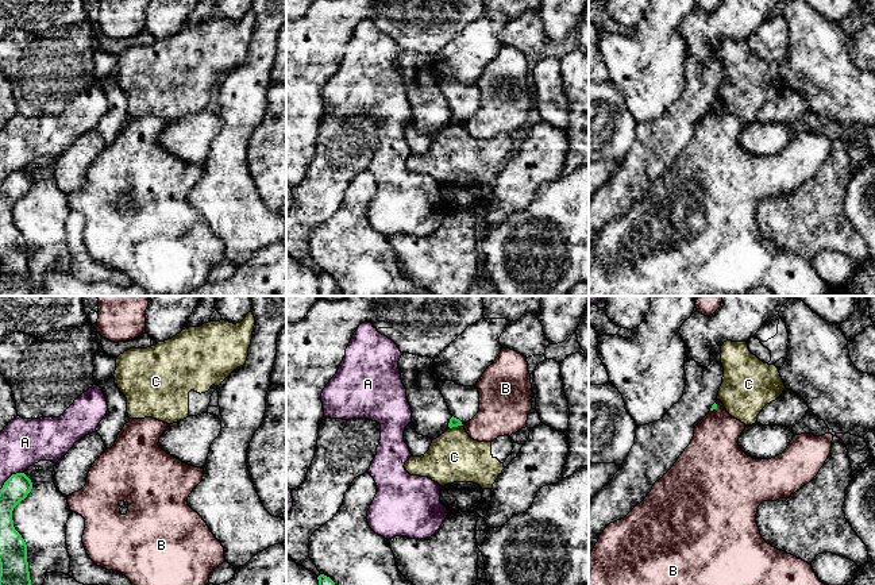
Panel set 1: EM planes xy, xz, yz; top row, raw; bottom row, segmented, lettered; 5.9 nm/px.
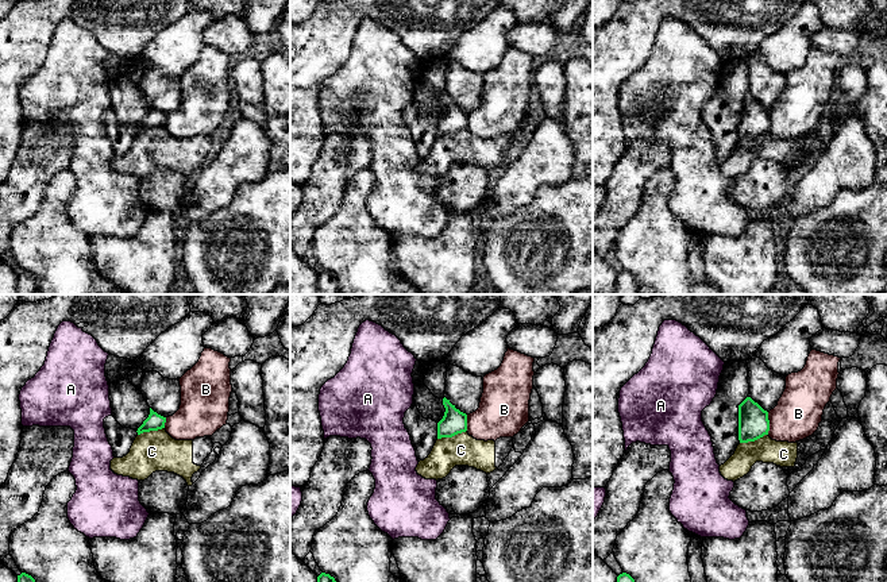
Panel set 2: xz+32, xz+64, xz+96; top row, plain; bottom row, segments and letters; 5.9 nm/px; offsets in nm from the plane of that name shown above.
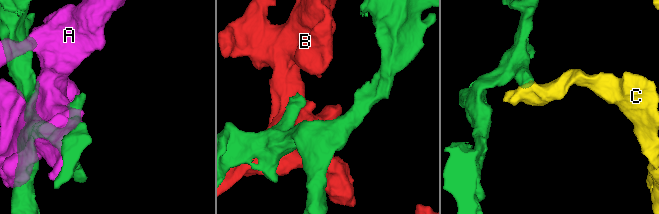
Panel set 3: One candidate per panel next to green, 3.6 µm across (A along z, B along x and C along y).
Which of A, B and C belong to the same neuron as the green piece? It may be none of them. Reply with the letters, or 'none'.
none

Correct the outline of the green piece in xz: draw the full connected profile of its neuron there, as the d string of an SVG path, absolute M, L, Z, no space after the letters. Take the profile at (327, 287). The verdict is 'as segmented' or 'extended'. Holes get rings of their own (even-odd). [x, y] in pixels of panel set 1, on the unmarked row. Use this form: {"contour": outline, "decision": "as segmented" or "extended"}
{"contour": "M320 272L319 277L319 296L334 296L338 292L335 280L324 273Z", "decision": "as segmented"}

